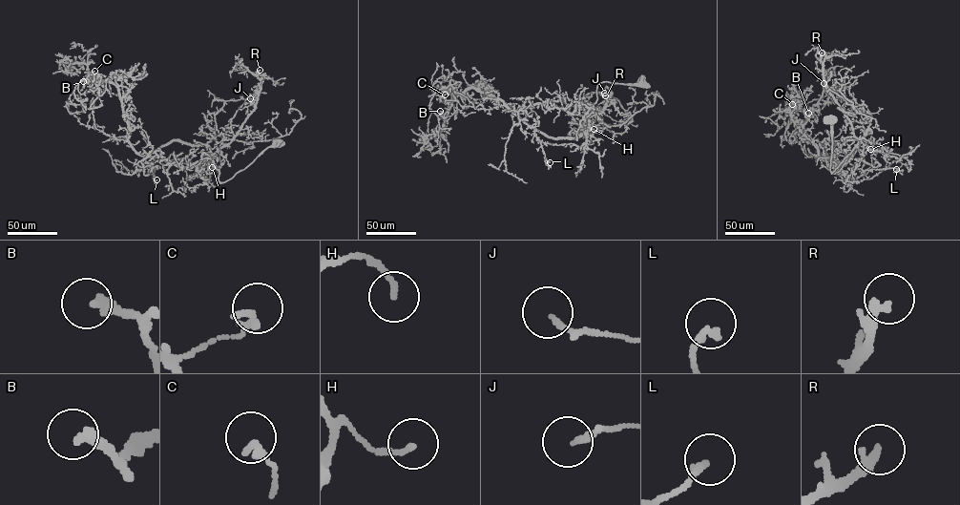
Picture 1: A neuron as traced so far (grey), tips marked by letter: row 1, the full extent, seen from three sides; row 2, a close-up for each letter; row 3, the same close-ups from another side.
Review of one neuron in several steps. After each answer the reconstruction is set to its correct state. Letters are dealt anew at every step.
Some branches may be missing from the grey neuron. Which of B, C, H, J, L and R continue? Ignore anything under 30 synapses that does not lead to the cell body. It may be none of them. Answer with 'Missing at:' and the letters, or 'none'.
Missing at: none

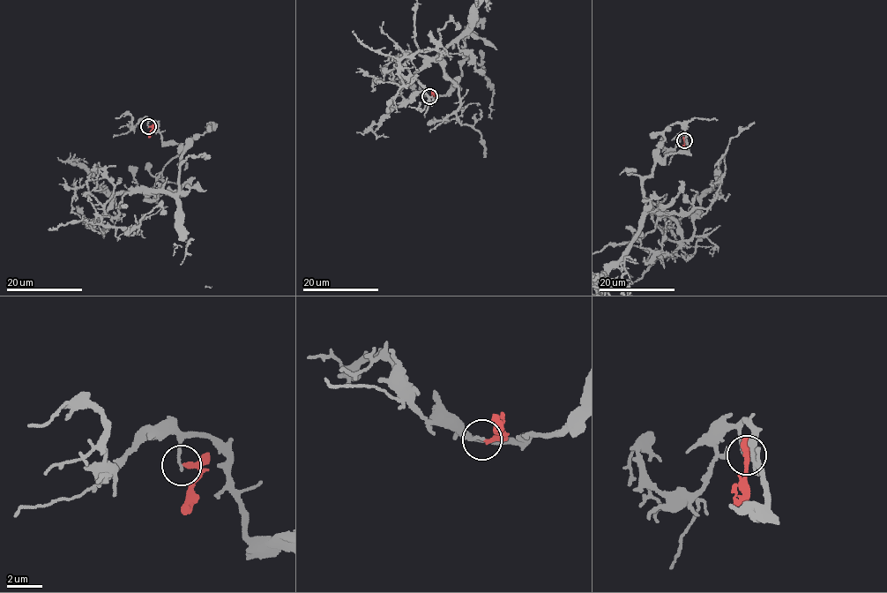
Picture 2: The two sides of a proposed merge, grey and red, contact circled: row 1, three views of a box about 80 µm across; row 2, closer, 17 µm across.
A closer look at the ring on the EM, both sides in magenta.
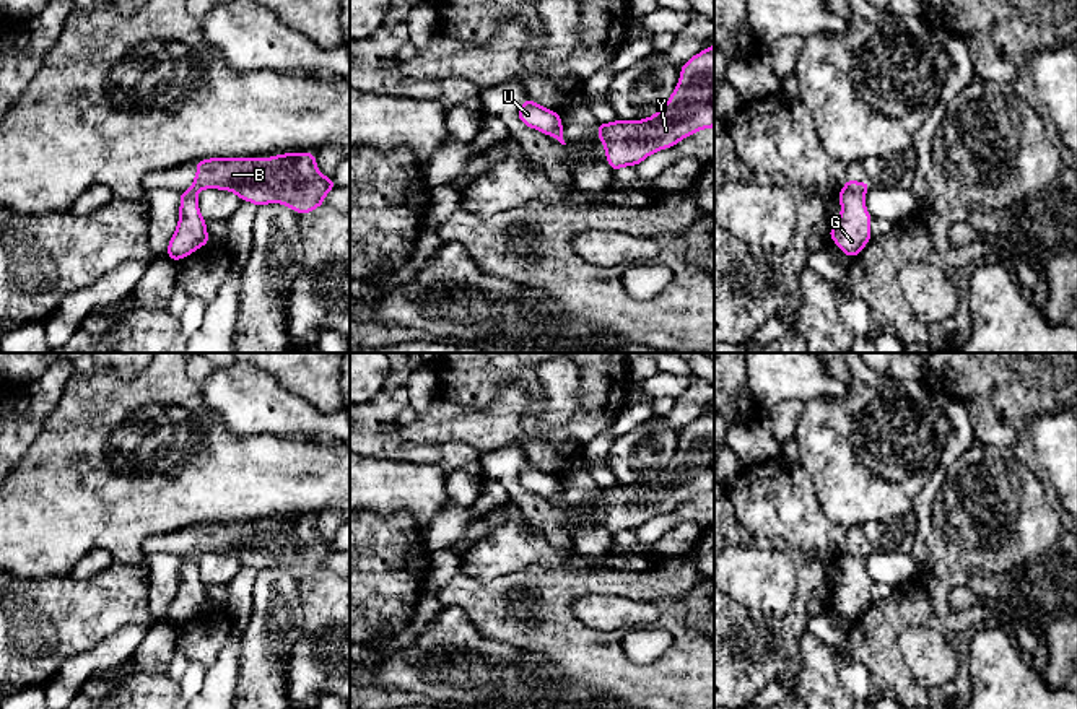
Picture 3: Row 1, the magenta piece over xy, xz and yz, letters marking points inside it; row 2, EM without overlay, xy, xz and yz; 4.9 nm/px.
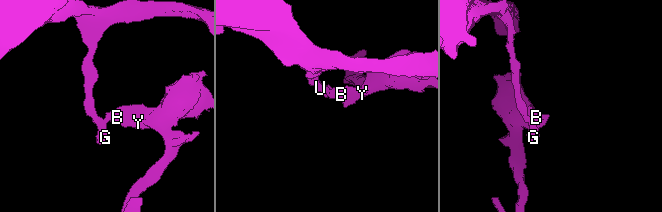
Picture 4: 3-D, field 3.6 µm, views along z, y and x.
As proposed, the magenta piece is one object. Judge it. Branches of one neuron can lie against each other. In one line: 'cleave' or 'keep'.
cleave

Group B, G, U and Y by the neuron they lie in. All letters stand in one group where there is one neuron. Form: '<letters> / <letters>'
B Y / G U

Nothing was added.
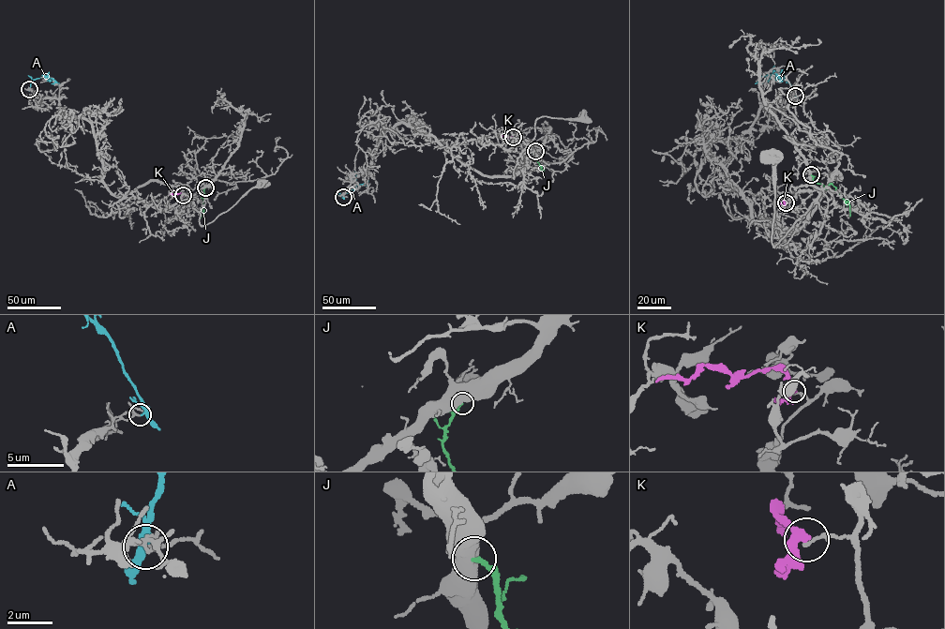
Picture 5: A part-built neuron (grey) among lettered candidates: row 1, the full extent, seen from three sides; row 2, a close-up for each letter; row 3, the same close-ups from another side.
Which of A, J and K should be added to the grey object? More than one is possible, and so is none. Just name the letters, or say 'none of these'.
none of these

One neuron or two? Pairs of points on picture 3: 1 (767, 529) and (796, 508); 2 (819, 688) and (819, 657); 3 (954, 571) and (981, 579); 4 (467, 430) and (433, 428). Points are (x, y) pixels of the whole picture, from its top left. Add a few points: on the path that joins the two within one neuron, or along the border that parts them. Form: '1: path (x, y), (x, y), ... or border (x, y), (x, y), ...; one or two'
1: path (773, 526), (778, 526), (789, 514); one
2: path (819, 680), (819, 665); one
3: border (980, 568), (972, 569); two
4: path (459, 428), (441, 428); one

